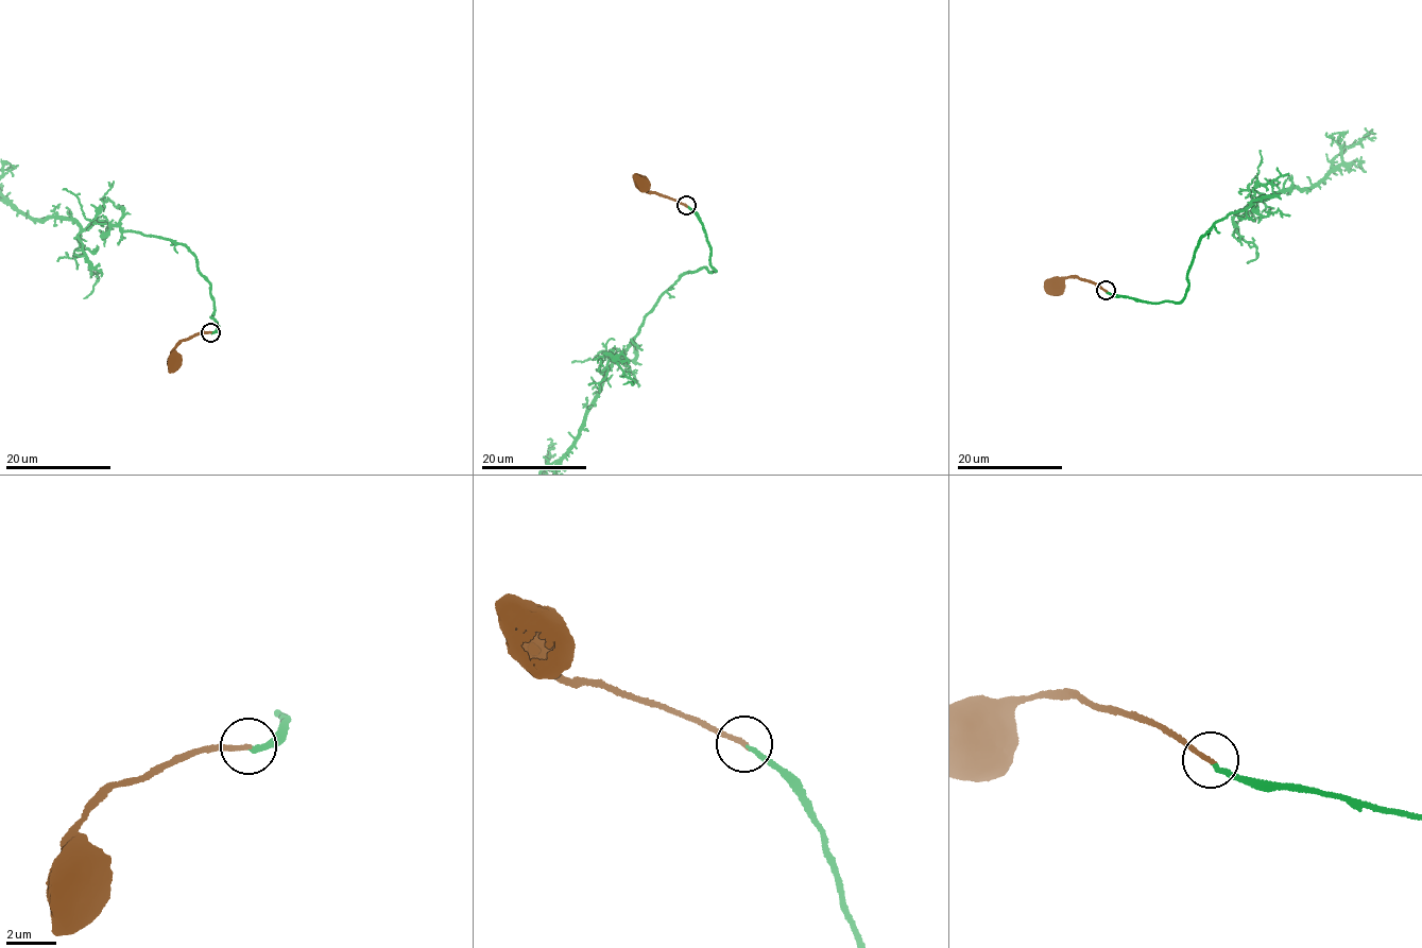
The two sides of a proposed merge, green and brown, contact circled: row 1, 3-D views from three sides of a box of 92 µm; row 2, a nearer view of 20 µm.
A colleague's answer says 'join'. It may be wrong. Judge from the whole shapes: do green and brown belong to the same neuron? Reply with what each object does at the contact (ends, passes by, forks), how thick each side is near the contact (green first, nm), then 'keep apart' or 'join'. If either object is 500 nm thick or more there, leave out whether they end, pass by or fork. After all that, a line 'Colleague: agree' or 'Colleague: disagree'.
green ends there; brown ends there; 170 nm thick on the green side, 200 nm on the other; keep apart
Colleague: disagree

